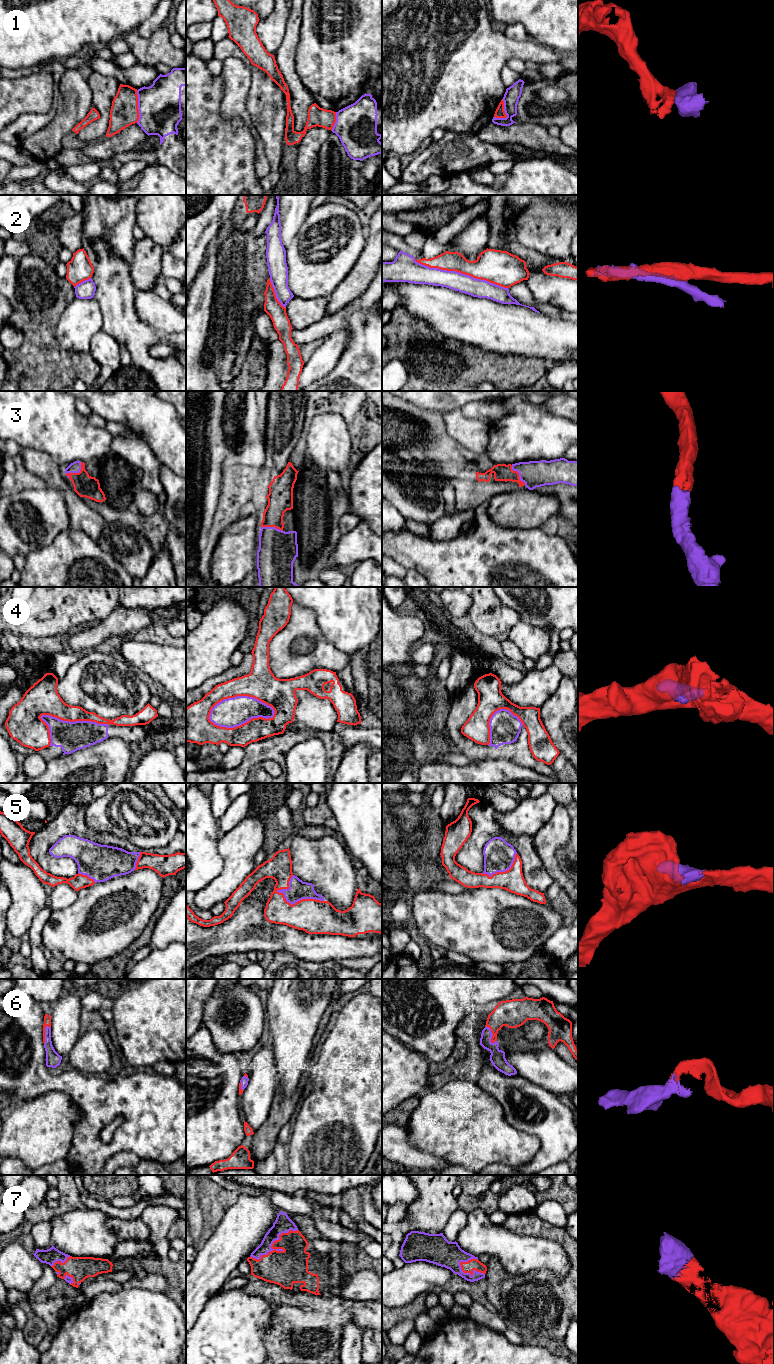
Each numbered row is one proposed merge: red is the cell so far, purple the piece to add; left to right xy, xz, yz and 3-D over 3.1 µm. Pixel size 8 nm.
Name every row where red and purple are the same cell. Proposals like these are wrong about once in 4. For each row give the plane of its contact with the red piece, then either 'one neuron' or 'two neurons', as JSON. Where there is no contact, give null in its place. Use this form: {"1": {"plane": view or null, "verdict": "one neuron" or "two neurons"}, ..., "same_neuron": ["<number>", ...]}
{"1": {"plane": "xy", "verdict": "two neurons"}, "2": {"plane": "yz", "verdict": "two neurons"}, "3": {"plane": "xy", "verdict": "one neuron"}, "4": {"plane": "xz", "verdict": "two neurons"}, "5": {"plane": "xz", "verdict": "one neuron"}, "6": {"plane": "yz", "verdict": "one neuron"}, "7": {"plane": "xz", "verdict": "one neuron"}, "same_neuron": ["3", "5", "6", "7"]}

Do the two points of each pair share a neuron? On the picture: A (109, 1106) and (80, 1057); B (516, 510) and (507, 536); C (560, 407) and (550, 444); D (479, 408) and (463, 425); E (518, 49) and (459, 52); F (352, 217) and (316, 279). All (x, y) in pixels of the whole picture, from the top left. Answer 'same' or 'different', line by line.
A: different
B: different
C: different
D: different
E: same
F: same

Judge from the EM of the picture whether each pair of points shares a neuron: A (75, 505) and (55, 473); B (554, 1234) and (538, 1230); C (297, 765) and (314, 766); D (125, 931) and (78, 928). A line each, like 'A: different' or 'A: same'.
A: same
B: same
C: same
D: same

